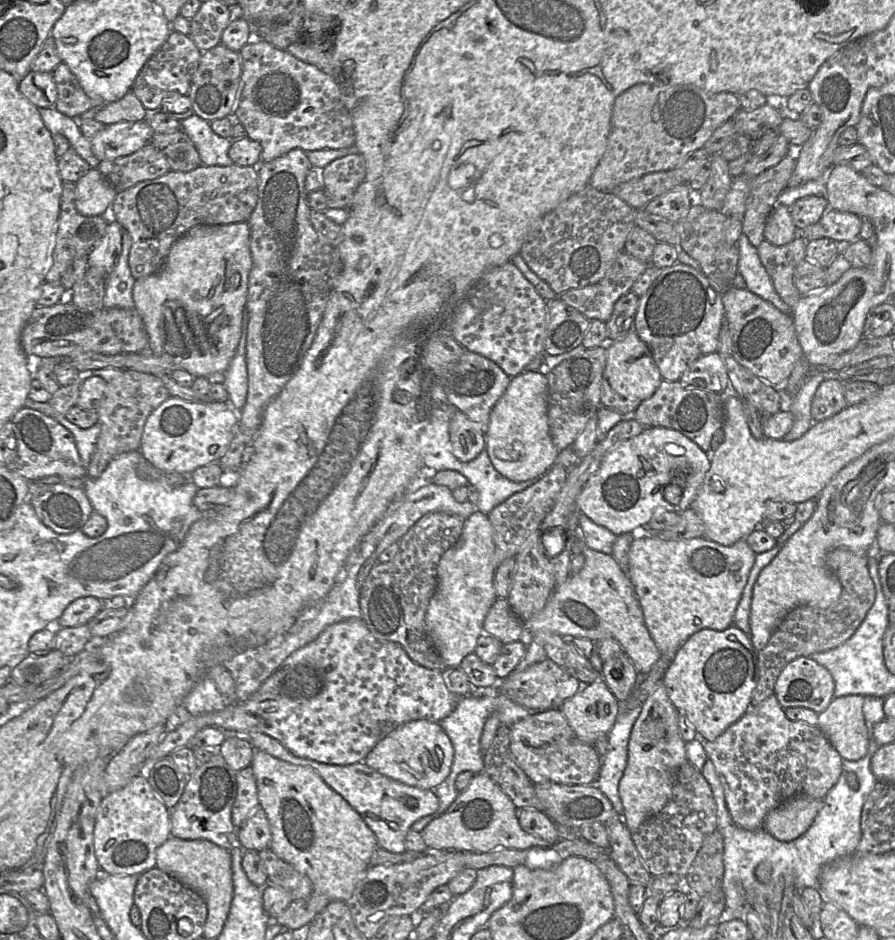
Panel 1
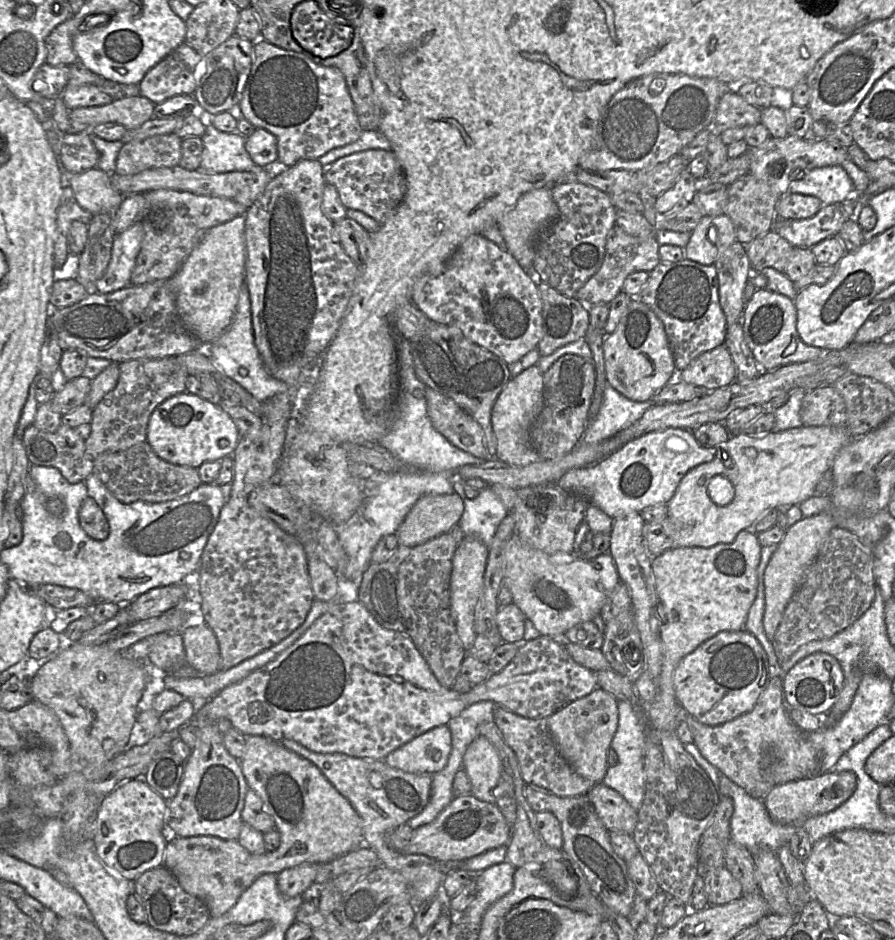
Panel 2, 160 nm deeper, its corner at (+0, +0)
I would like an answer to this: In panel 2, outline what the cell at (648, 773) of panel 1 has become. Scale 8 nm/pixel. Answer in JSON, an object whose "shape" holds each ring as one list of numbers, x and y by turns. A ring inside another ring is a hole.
{"shape":[[746,529,728,544,709,548,670,548,652,557,655,587,668,621,659,628,663,661,657,679,657,696,645,706,646,725,657,730,676,731,680,704,675,696,673,674,679,661,719,632,745,630,747,615,756,596,760,555,757,533]]}

